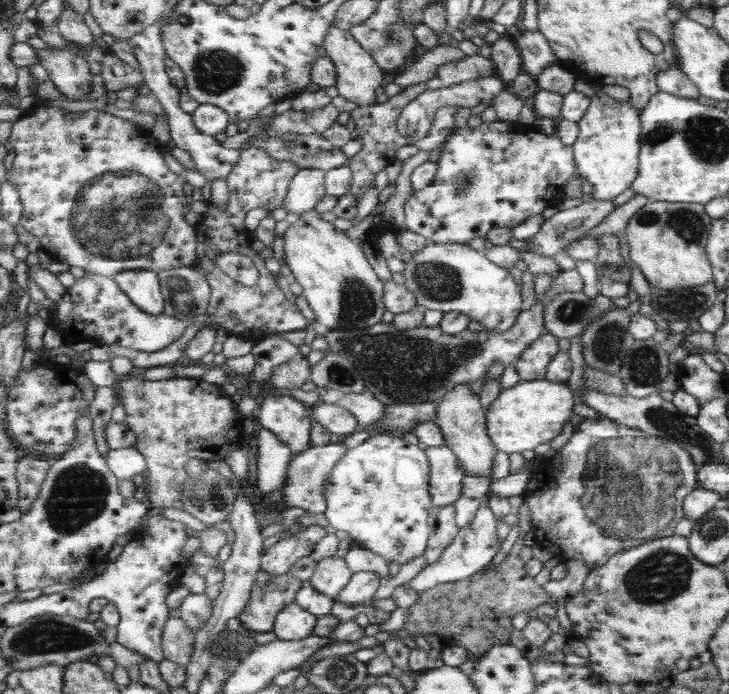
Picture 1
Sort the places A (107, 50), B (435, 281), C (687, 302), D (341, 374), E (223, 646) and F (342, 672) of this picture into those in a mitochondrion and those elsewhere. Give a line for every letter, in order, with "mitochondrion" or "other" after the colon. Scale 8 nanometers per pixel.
A: other
B: mitochondrion
C: mitochondrion
D: mitochondrion
E: mitochondrion
F: mitochondrion

